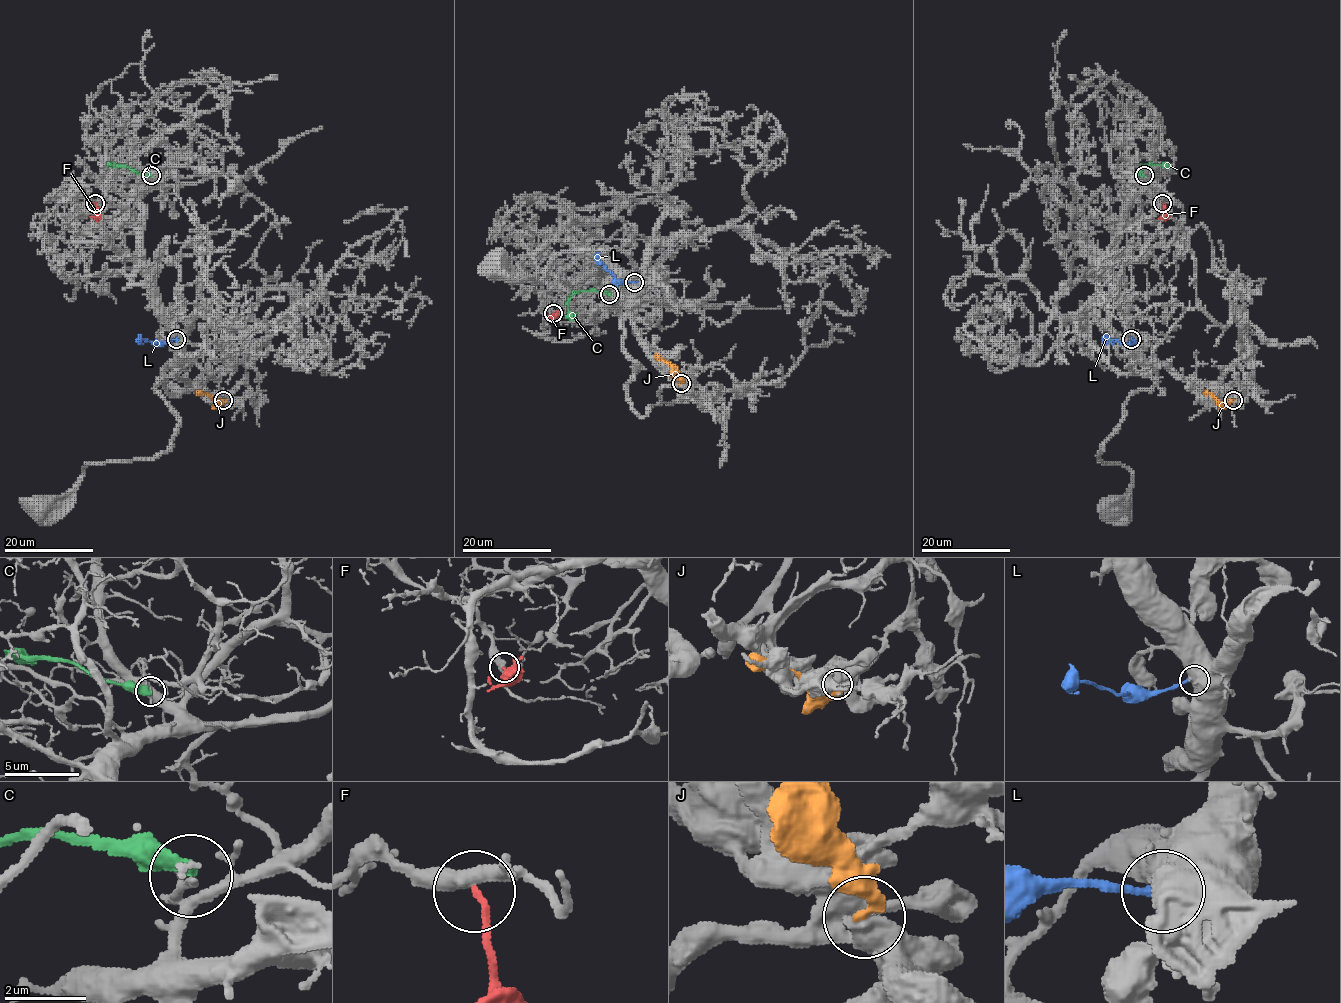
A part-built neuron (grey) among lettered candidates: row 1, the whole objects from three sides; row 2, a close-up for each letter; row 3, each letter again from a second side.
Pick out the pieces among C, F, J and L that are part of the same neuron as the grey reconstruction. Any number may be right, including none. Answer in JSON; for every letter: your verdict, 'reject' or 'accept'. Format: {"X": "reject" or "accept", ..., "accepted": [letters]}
{"C": "reject", "F": "reject", "J": "reject", "L": "reject", "accepted": []}

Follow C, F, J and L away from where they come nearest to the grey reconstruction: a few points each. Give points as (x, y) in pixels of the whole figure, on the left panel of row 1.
C: (151, 175), (109, 164), (114, 167)
F: (95, 203), (96, 214), (89, 215)
J: (223, 400), (216, 402), (209, 396), (196, 392)
L: (176, 340), (160, 343), (138, 341)

